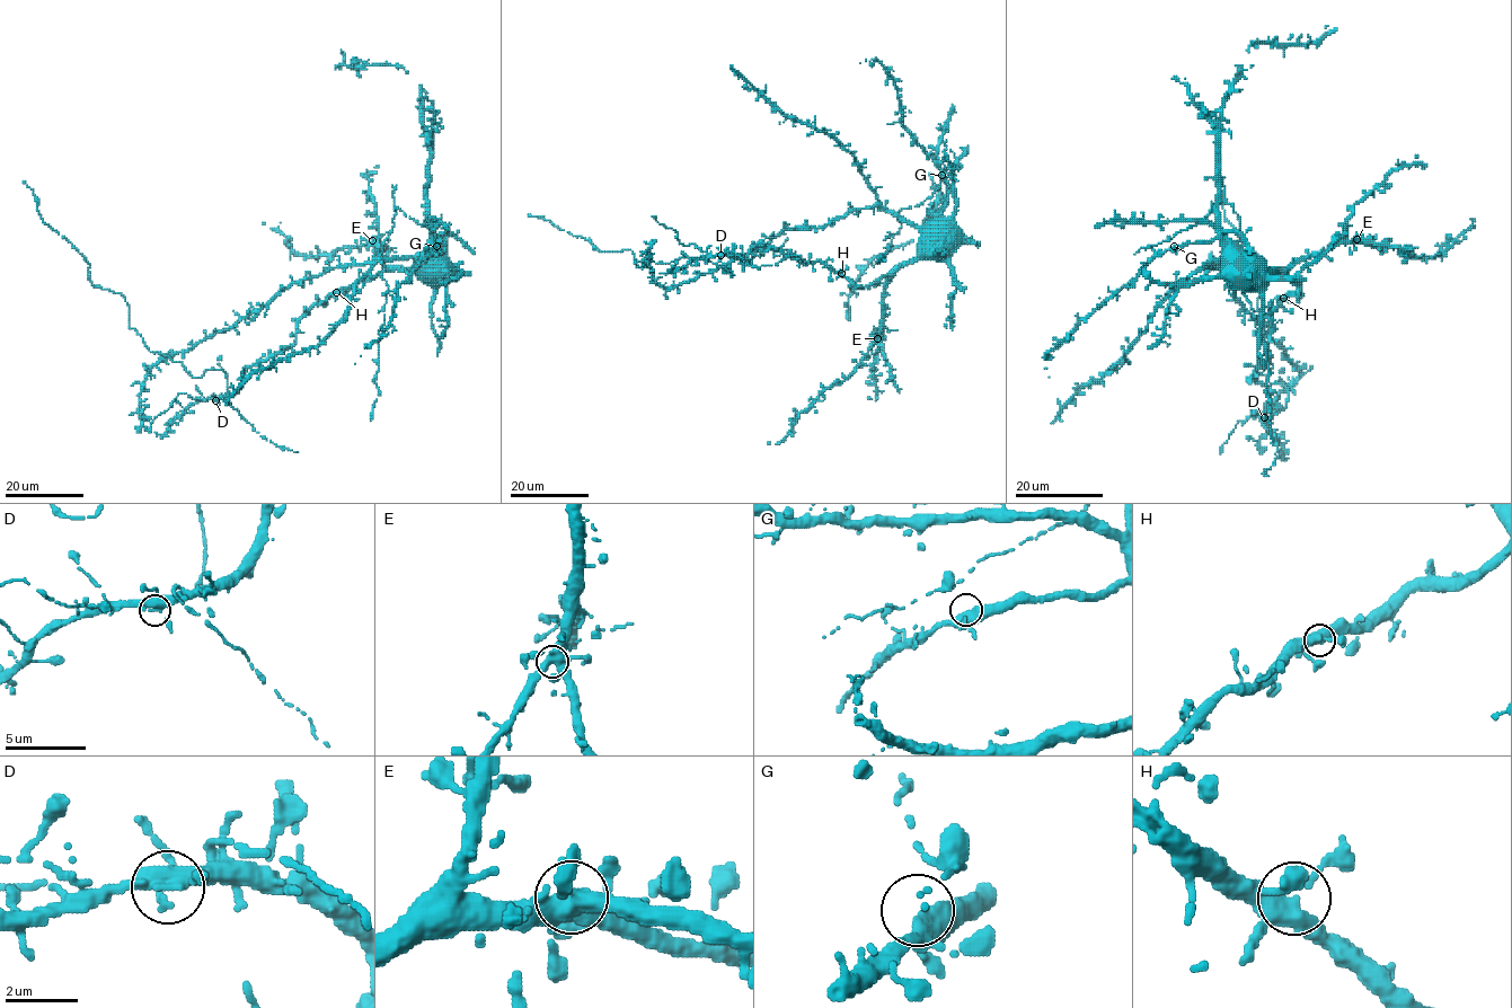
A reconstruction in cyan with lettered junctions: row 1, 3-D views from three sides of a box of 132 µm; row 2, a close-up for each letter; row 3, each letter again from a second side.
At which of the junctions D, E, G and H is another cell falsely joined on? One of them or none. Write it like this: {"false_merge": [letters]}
{"false_merge": ["D"]}

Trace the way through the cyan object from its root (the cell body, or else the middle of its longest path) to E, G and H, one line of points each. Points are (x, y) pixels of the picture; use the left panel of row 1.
E: (439, 272), (388, 268), (379, 259), (378, 246), (372, 240)
G: (439, 272), (435, 240), (444, 245), (436, 246)
H: (439, 272), (382, 270), (336, 292)

